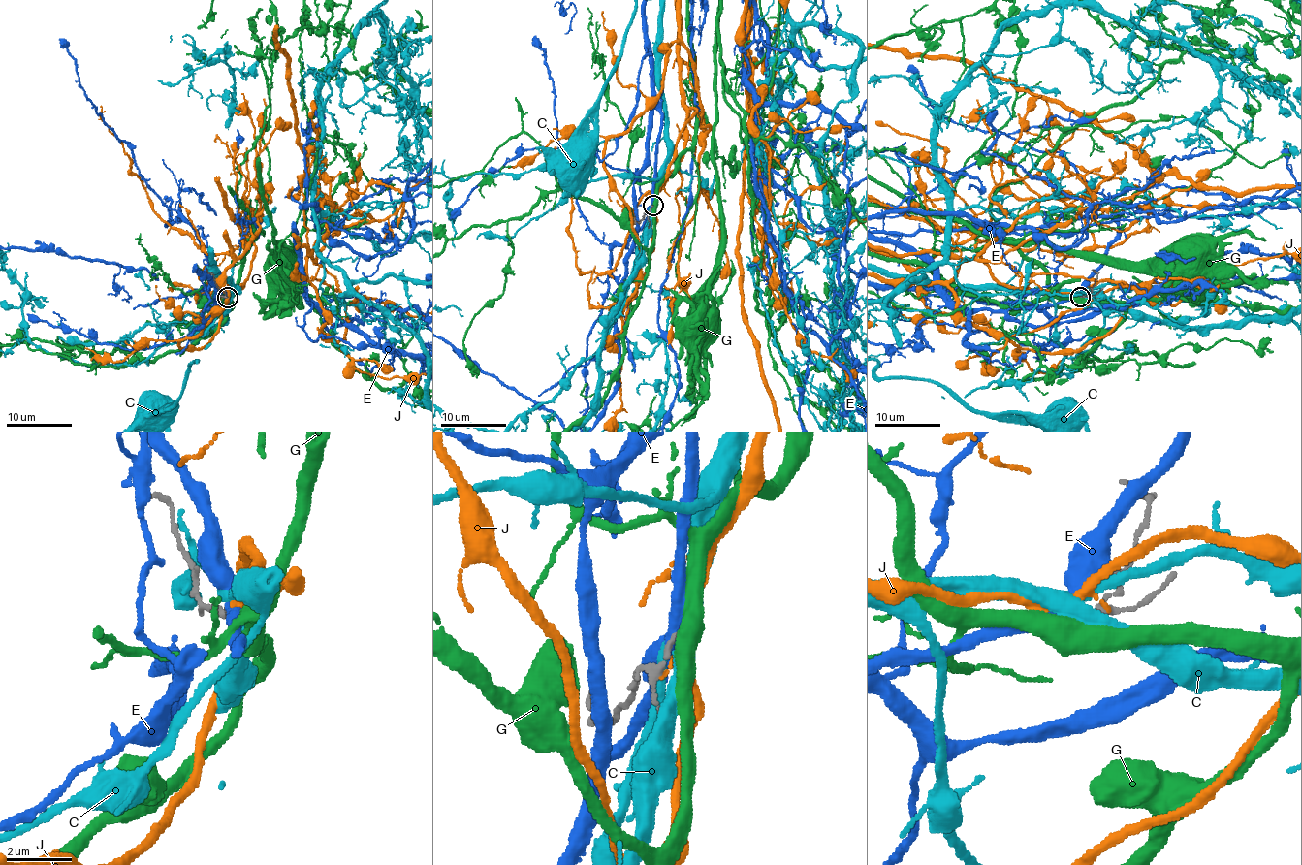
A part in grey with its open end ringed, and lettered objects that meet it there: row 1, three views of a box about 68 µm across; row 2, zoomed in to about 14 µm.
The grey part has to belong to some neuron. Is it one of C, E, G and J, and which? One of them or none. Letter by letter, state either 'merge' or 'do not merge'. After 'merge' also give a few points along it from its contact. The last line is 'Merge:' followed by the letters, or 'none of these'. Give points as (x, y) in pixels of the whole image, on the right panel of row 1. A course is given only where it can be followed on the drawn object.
C: do not merge
E: do not merge
G: merge
J: do not merge
Merge: G

